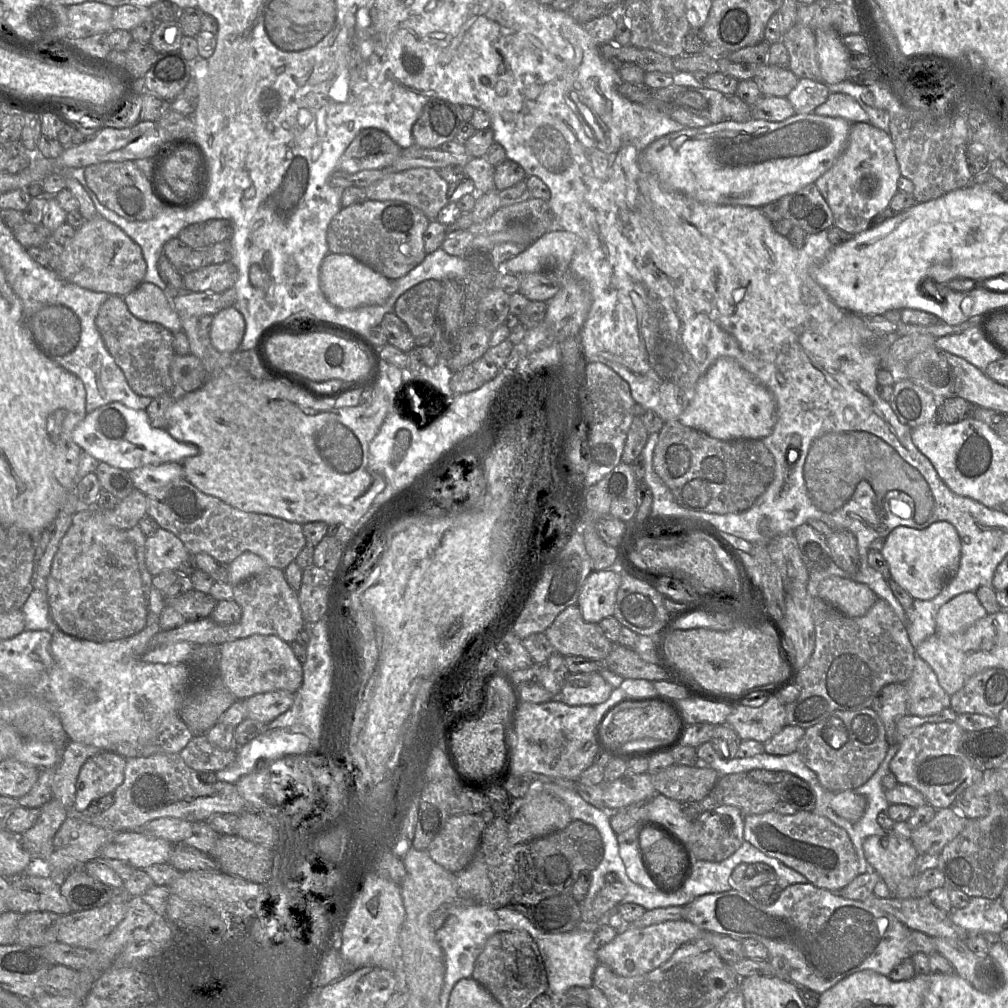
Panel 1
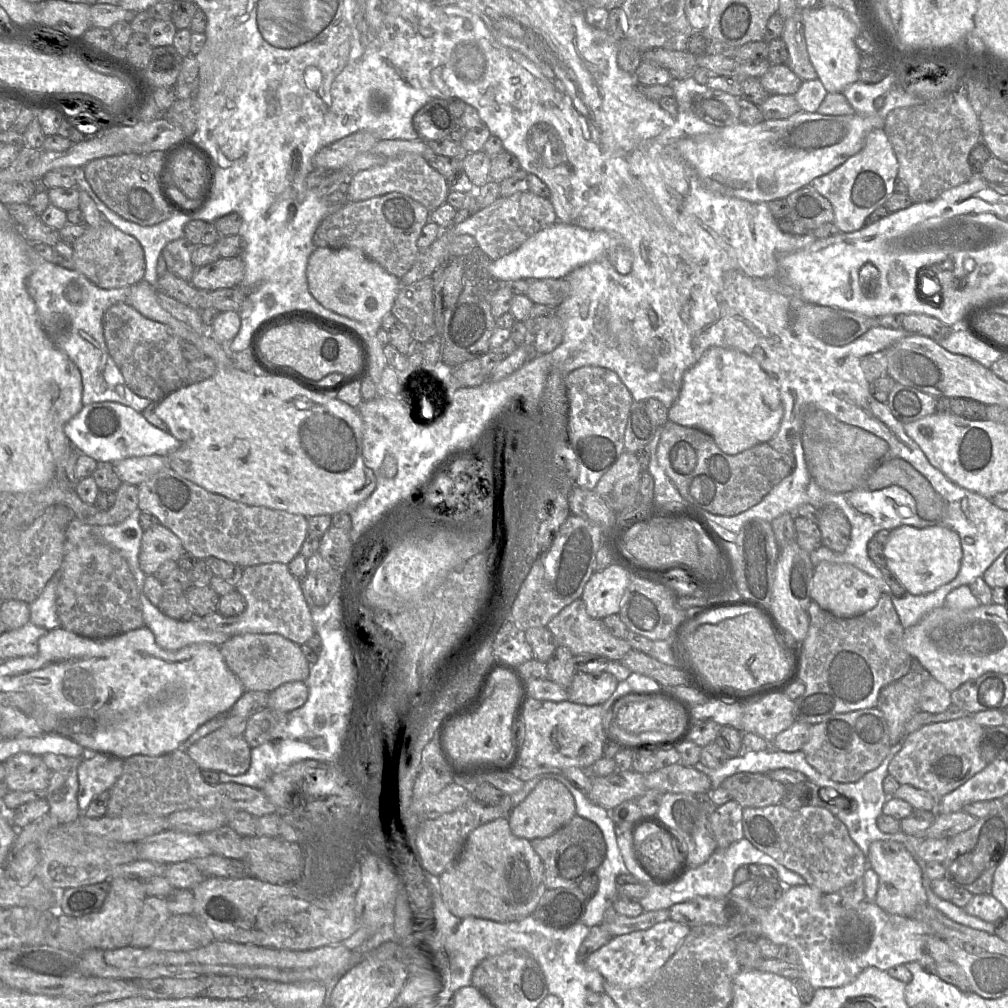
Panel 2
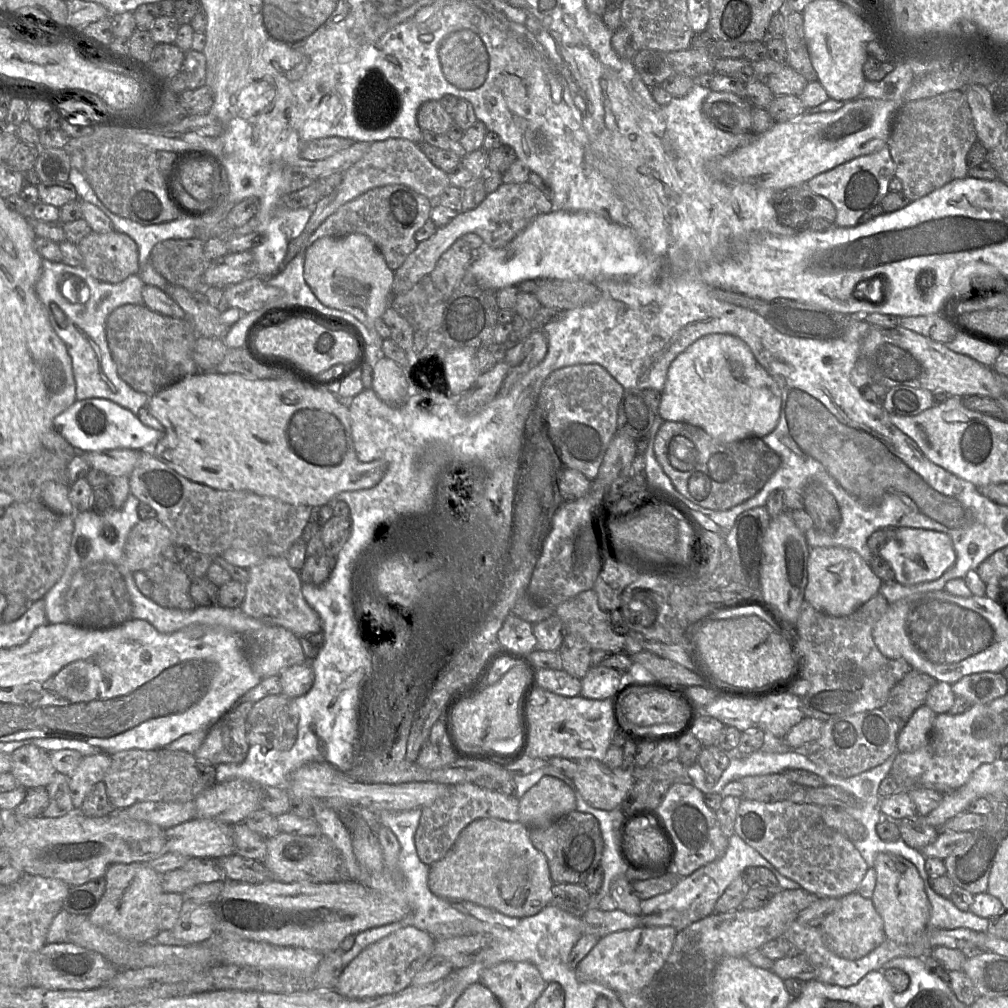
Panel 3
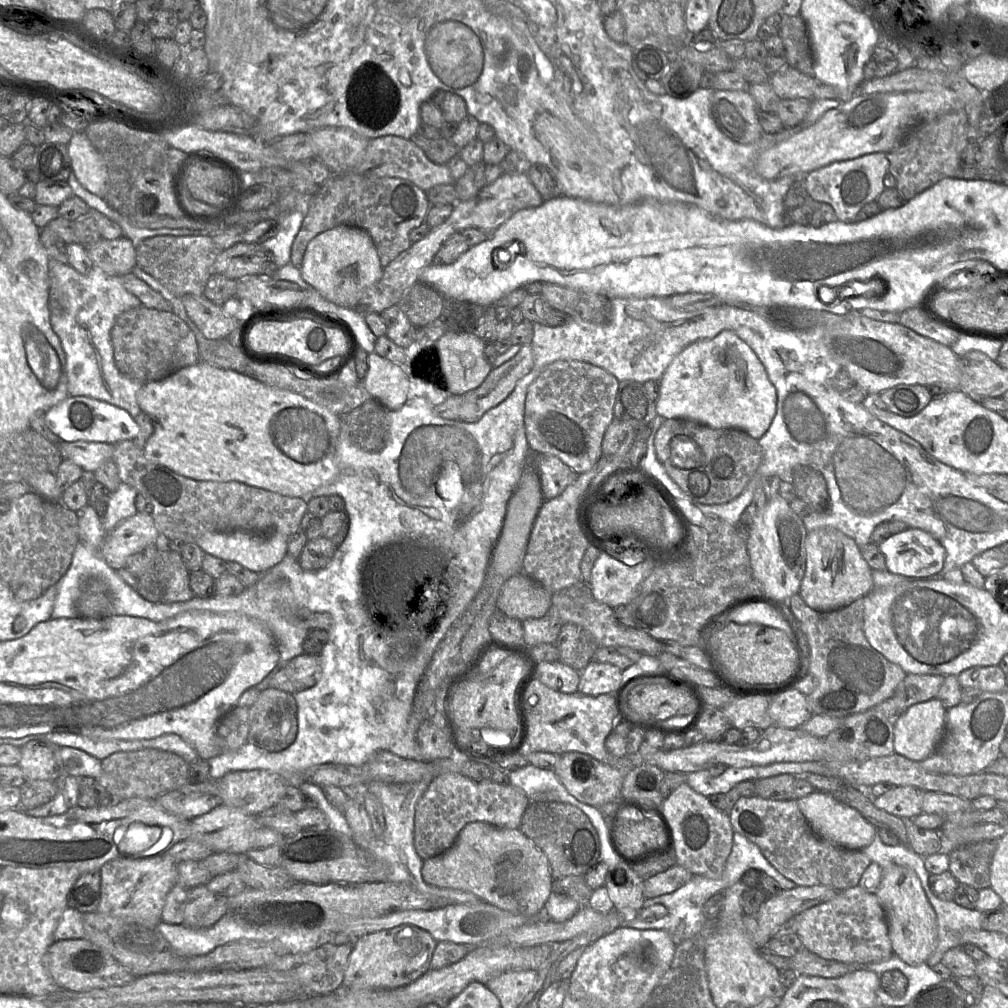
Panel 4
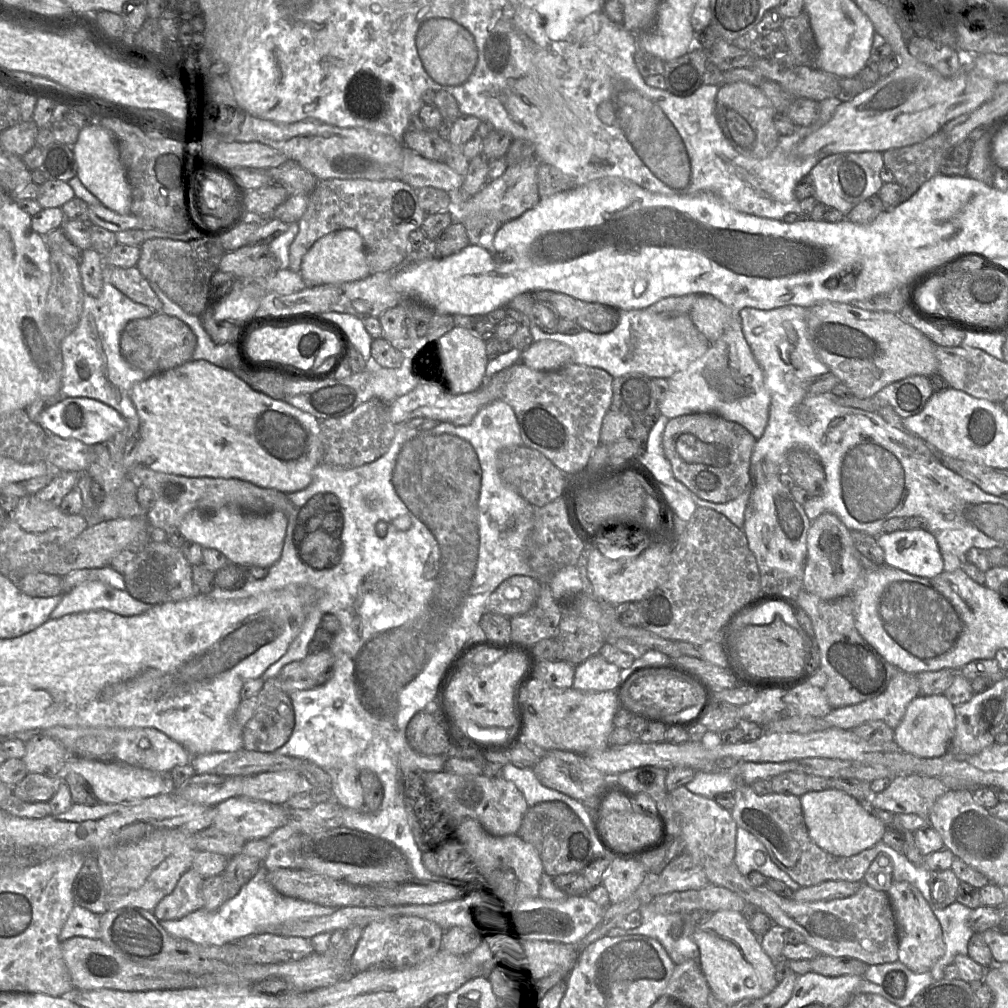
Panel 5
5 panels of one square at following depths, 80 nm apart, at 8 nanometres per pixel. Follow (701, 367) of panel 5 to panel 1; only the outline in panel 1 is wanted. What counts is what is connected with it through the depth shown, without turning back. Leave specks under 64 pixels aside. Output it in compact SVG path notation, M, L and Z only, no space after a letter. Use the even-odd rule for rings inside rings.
M722 357L700 378L691 401L677 422L723 441L762 439L770 435L775 427L777 406L767 387L735 360Z

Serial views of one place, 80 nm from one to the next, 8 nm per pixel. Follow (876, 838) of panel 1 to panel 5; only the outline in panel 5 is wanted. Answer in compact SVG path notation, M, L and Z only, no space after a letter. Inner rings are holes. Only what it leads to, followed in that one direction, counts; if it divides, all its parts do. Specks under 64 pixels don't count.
M893 880L887 894L897 927L898 960L915 973L930 972L932 966L945 952L945 943L938 919L921 892L909 882Z

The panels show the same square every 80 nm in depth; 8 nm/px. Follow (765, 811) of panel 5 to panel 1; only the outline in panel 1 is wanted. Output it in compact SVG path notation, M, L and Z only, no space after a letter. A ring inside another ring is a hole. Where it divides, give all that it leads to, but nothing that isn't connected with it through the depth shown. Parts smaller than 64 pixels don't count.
M773 809L745 815L744 840L799 872L809 883L831 892L841 890L859 875L858 857L848 833L813 811L798 810L795 814L783 815Z

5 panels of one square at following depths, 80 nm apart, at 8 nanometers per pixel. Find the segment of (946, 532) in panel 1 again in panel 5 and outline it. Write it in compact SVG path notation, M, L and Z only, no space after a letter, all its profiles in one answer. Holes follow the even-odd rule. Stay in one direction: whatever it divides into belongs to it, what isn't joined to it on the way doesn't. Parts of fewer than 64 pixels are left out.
M912 529L881 533L877 543L885 554L885 564L911 575L933 578L944 571L944 563L937 540L926 529Z

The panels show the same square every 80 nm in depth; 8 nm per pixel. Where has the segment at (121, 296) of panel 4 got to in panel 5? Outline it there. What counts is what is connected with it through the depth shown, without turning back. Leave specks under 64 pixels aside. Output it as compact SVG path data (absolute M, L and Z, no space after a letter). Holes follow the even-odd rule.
M104 282L101 288L101 292L97 297L84 294L83 307L82 307L82 312L81 312L78 324L75 327L75 329L61 341L61 344L60 344L60 350L61 350L62 359L63 359L63 377L62 377L60 395L63 397L87 397L87 398L98 400L108 406L111 406L112 408L114 408L121 414L121 416L126 420L127 424L129 425L129 439L131 439L132 435L138 432L138 428L139 428L139 417L135 409L135 406L133 402L131 401L129 392L132 386L140 381L136 378L136 374L133 373L129 368L125 367L125 365L122 362L122 359L119 353L119 337L120 337L123 327L129 321L134 320L134 319L146 318L146 317L151 316L154 313L155 312L149 307L132 301L130 298L122 294L112 284L108 282Z

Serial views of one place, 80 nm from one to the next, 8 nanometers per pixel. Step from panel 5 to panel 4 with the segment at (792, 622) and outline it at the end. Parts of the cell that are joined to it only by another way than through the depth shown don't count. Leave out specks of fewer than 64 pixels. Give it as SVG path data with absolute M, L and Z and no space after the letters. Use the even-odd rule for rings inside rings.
M753 603L726 614L729 622L737 624L756 623L782 630L793 641L796 636L781 613L764 603Z

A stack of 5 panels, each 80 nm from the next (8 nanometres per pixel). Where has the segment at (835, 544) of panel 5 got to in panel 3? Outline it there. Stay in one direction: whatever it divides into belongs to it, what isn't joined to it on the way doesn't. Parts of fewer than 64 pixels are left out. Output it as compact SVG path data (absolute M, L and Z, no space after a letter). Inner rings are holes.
M844 547L810 548L805 600L830 616L847 616L879 593L880 578L856 551Z

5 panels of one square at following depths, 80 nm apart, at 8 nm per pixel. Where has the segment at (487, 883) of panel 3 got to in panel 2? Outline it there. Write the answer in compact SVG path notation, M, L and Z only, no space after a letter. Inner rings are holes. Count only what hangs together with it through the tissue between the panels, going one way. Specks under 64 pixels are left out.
M501 817L473 830L456 861L442 873L435 875L435 893L442 897L449 910L458 918L474 916L509 922L530 916L547 890L544 883L544 866L531 841L515 836L508 818Z

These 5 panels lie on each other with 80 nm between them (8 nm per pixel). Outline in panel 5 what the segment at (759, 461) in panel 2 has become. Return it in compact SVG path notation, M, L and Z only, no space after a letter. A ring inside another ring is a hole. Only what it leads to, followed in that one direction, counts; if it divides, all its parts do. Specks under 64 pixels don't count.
M695 413L670 419L662 447L676 480L702 500L726 503L751 483L750 465L756 438L742 425L713 413Z

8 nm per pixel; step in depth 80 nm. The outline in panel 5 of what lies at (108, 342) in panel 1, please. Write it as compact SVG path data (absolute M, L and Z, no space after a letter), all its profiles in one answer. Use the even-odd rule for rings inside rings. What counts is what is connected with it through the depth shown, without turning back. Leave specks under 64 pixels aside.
M155 312L149 317L129 321L119 337L119 353L125 367L136 374L139 381L178 367L190 360L196 347L196 336L176 317Z

